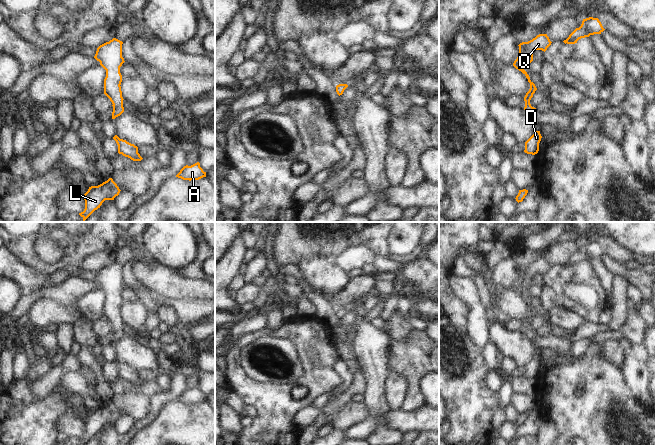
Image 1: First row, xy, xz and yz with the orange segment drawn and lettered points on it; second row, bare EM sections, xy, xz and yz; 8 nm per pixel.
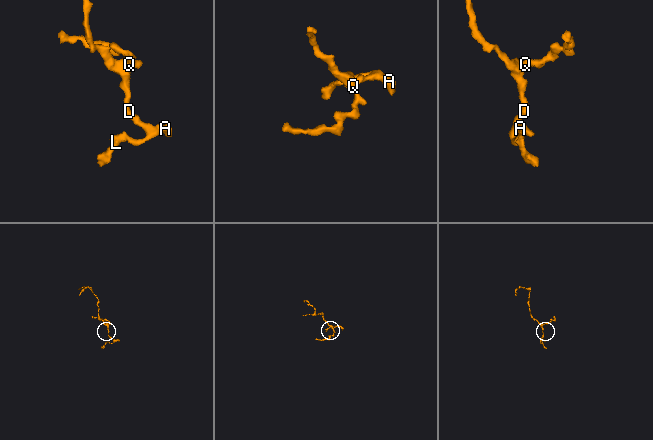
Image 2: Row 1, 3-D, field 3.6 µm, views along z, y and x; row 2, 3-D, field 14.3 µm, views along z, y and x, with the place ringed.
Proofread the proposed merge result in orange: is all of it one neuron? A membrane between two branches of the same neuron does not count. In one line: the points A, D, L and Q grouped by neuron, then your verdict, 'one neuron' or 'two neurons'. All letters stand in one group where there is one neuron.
A D L Q; one neuron

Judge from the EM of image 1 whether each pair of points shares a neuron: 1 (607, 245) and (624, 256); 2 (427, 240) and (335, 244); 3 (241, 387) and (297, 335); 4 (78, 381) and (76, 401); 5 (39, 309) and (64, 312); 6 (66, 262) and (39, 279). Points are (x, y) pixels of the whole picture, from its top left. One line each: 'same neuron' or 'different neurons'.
1: same neuron
2: same neuron
3: same neuron
4: different neurons
5: same neuron
6: different neurons

